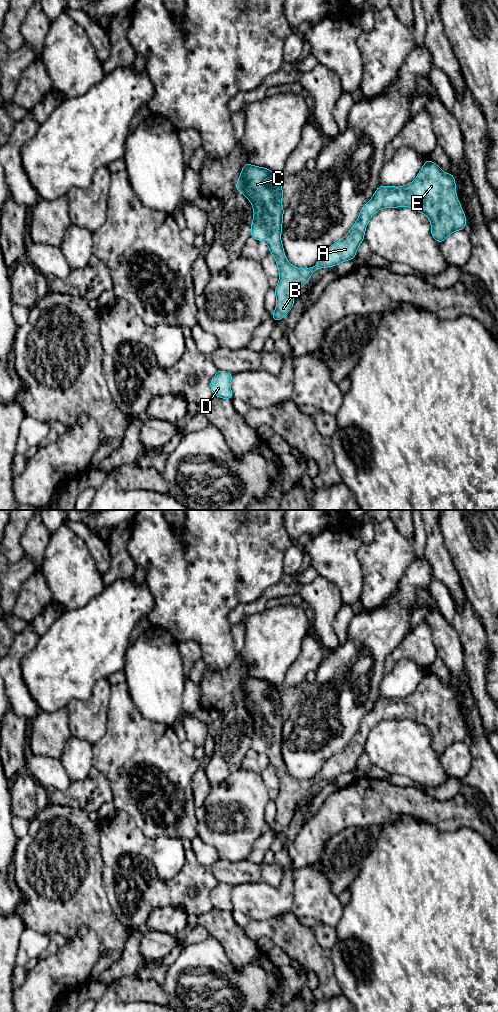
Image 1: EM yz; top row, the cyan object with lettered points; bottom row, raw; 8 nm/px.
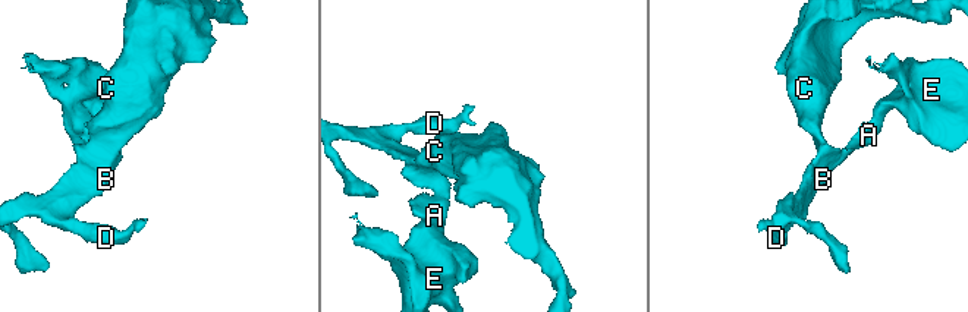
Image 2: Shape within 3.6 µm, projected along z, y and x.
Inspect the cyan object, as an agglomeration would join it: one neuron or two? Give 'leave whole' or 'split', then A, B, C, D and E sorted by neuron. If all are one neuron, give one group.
leave whole | A B C D E

